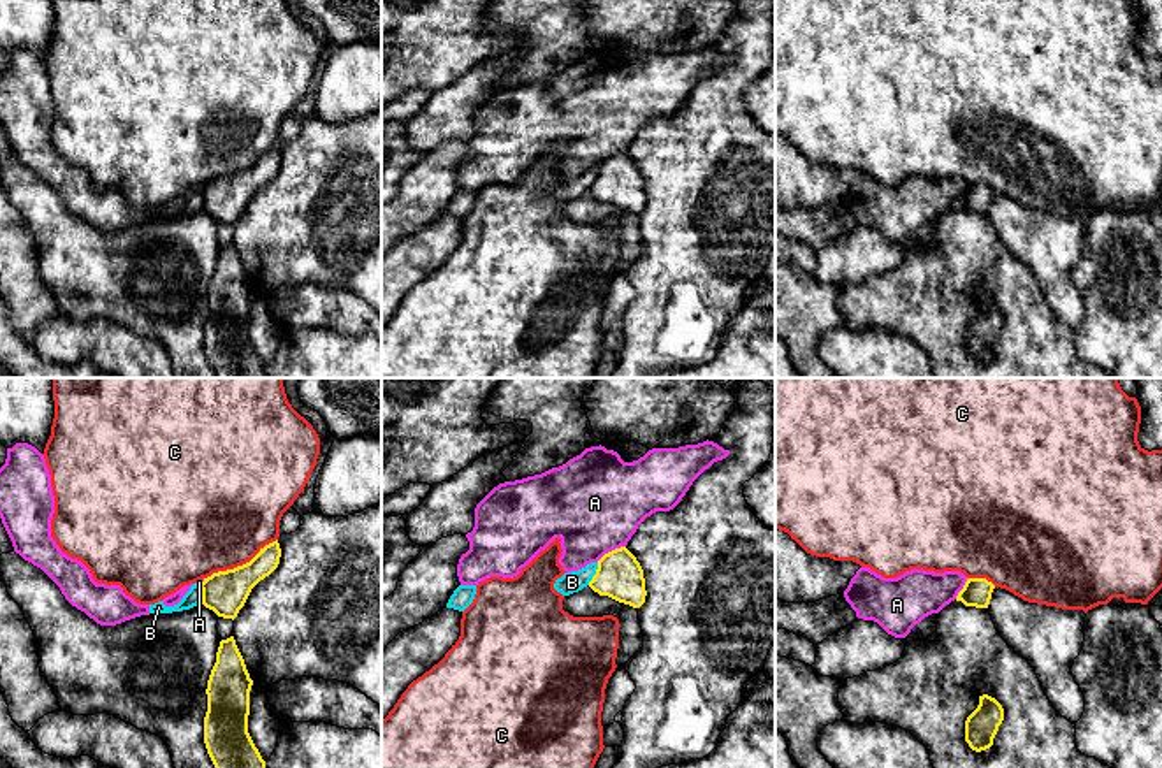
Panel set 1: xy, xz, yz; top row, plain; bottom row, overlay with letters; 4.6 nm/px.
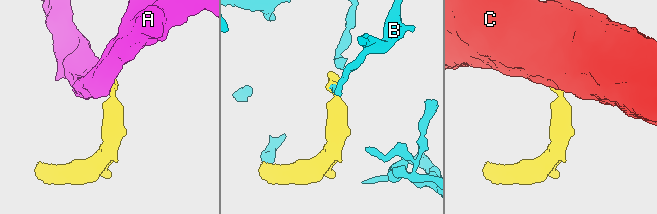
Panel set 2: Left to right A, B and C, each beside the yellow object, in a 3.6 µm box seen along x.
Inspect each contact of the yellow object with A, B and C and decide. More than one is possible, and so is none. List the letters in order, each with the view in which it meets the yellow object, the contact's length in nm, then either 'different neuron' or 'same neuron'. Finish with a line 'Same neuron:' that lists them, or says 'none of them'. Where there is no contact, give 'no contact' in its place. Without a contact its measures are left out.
A: xz | 150 nm | different neuron
B: xz | 120 nm | different neuron
C: xy | 380 nm | different neuron
Same neuron: none of them

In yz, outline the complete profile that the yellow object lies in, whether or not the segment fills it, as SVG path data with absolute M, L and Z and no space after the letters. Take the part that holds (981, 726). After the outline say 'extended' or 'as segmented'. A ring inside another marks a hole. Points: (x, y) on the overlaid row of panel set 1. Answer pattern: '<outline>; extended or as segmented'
M988 694L979 696L977 708L965 721L965 742L969 747L976 752L990 749L1002 721L1002 705Z; as segmented

